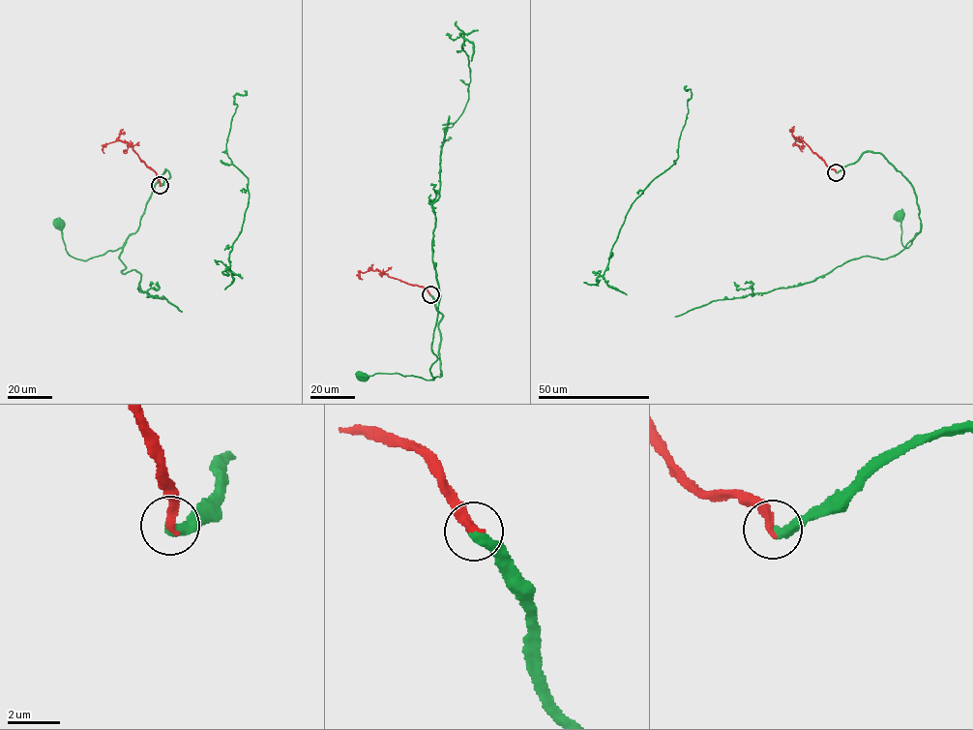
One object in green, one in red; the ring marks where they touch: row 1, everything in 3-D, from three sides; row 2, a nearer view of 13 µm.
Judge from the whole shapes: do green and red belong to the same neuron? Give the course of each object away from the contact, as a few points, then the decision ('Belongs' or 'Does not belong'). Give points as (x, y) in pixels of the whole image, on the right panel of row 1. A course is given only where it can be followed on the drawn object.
Course of green: (836, 172), (867, 151), (882, 153), (912, 187), (920, 211), (921, 230), (905, 248), (901, 241), (899, 215). Course of red: (836, 172), (808, 145), (794, 138), (803, 152). Belongs

